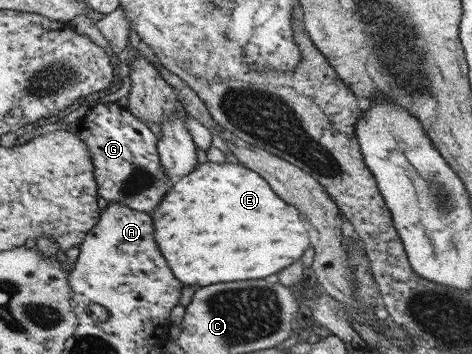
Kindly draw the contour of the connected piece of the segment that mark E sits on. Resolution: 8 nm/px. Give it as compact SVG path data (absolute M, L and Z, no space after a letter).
M207 161L182 176L165 194L151 214L154 241L182 287L200 288L214 283L264 279L302 259L310 245L306 221L298 209L284 203L260 175L246 166L230 161Z

